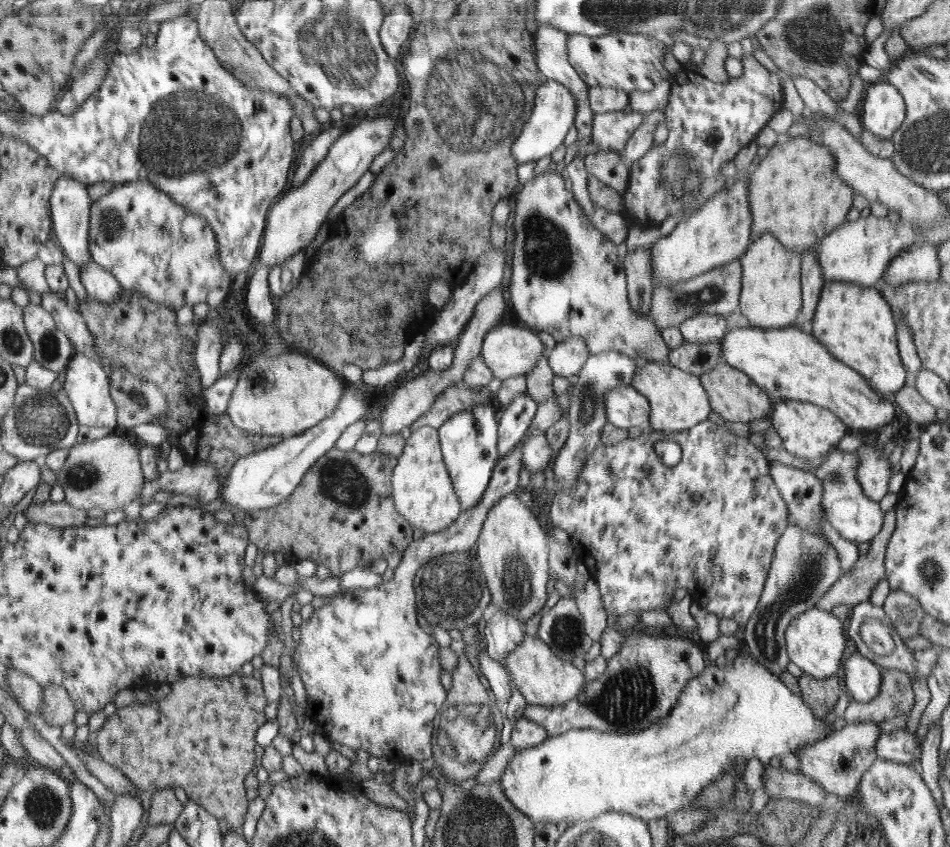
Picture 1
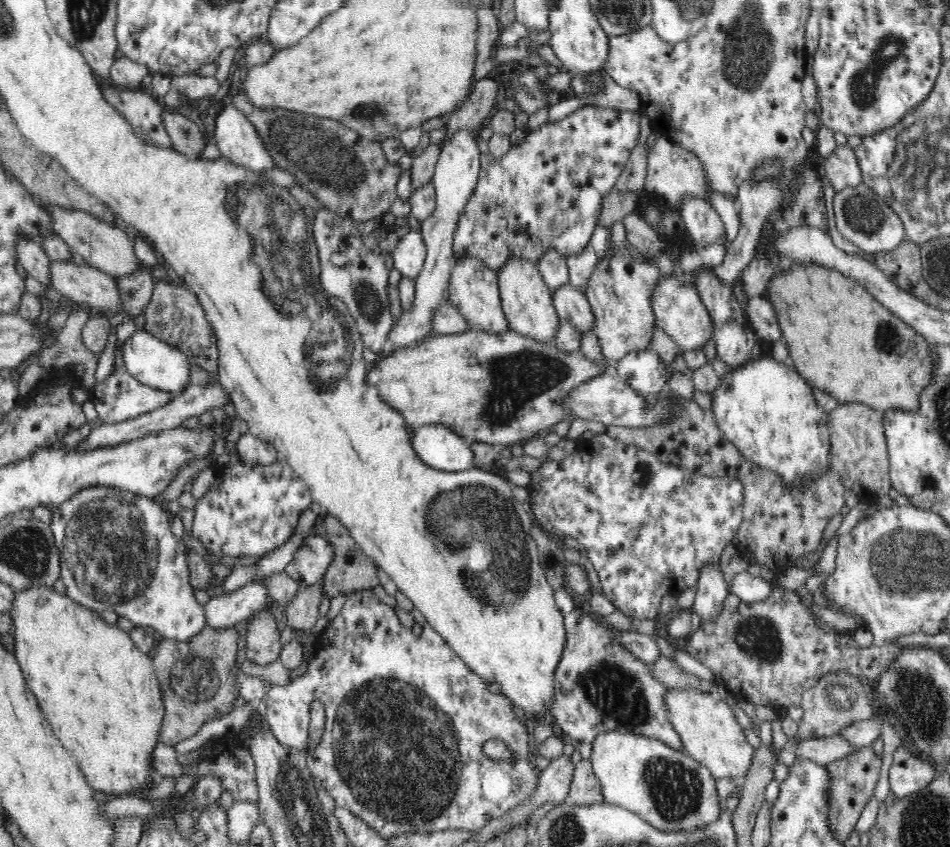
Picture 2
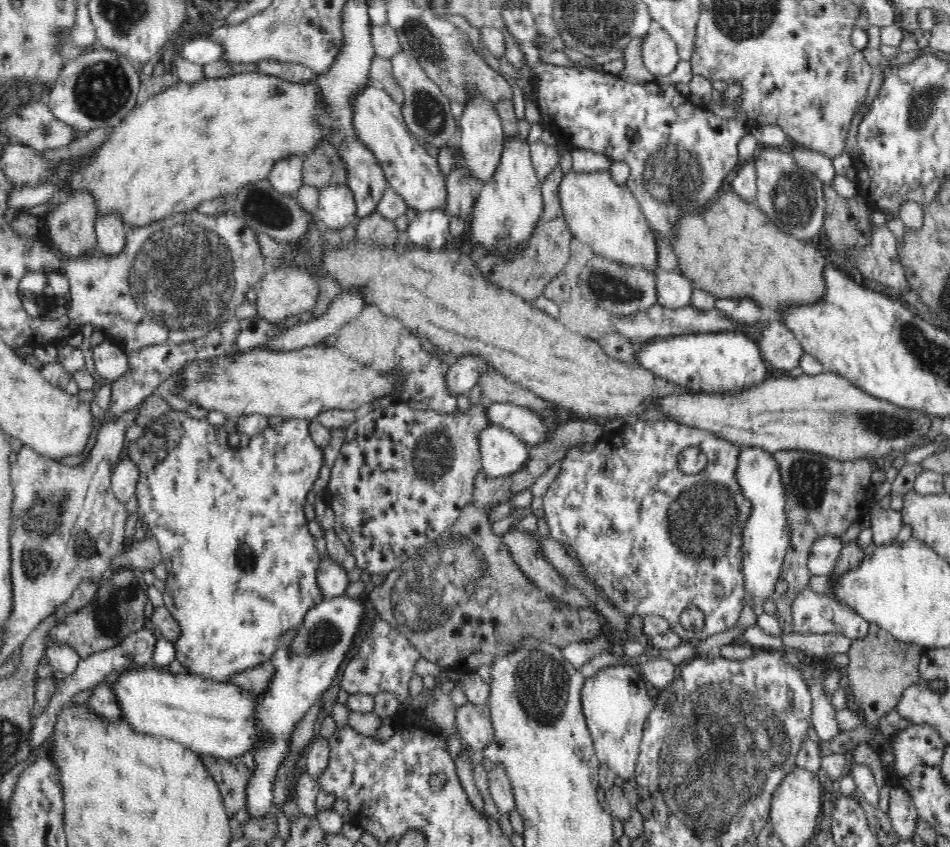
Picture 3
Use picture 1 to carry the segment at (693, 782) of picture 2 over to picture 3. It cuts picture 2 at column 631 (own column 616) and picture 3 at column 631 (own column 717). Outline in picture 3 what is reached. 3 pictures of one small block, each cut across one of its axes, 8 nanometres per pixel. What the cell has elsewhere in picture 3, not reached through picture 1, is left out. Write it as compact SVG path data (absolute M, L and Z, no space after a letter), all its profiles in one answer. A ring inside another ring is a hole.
M610 665L596 671L593 677L585 678L585 686L581 690L583 714L589 732L593 737L596 756L601 764L607 764L608 768L616 774L619 782L634 777L645 722L651 708L655 705L652 699L650 699L648 689L644 686L641 678L637 668Z

